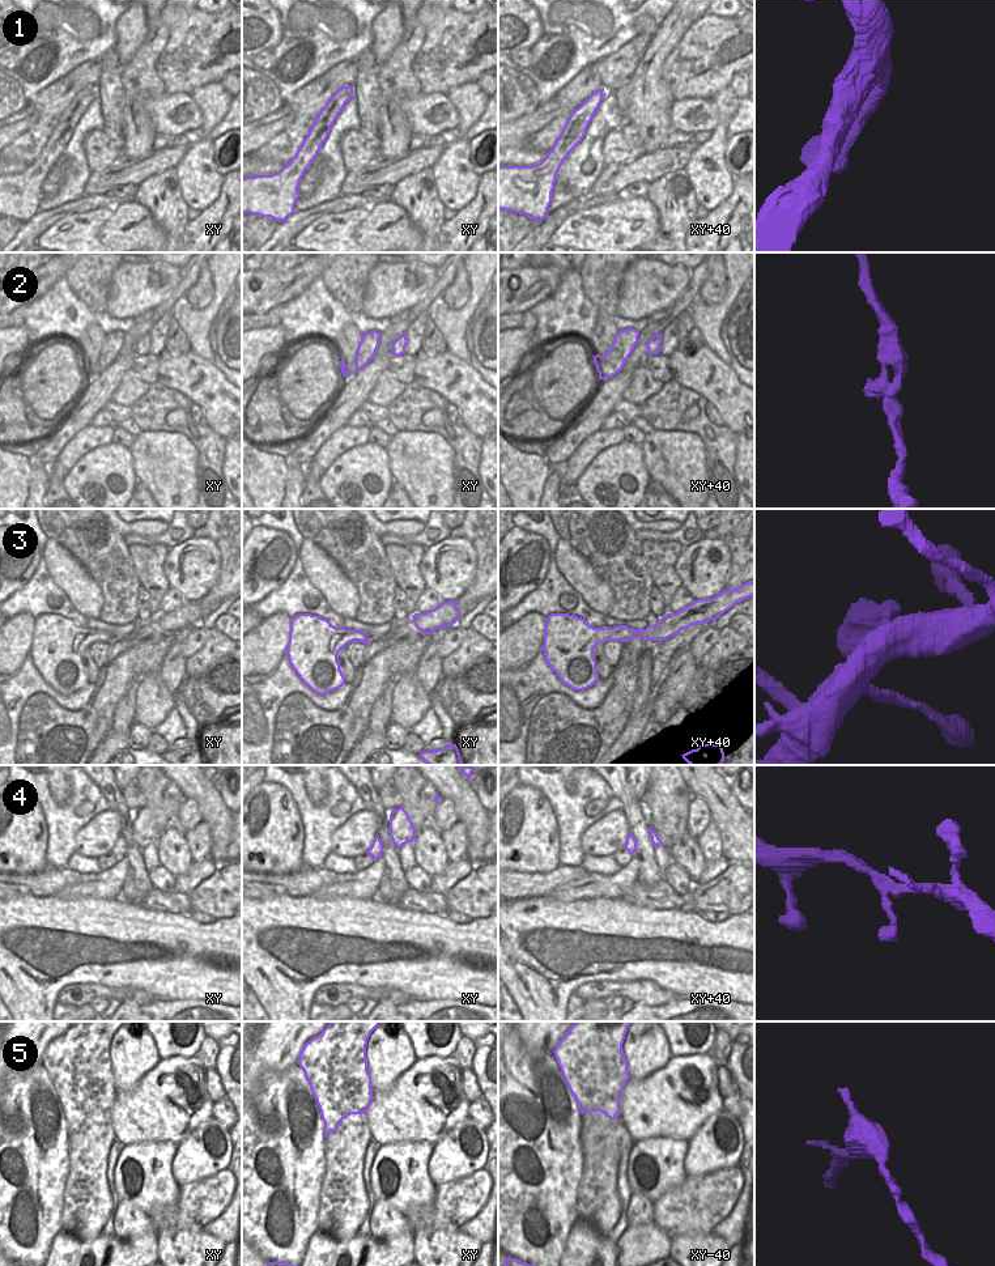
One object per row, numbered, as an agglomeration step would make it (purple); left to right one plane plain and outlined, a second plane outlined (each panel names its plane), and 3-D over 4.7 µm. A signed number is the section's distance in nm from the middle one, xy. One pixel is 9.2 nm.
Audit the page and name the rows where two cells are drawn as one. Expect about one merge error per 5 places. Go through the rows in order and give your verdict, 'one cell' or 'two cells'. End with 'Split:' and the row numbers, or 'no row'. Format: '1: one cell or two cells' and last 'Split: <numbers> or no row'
1: one cell
2: one cell
3: one cell
4: one cell
5: two cells
Split: 5

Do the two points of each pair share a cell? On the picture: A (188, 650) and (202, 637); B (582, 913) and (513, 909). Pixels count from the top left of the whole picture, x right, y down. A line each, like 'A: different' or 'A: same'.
A: same
B: same

